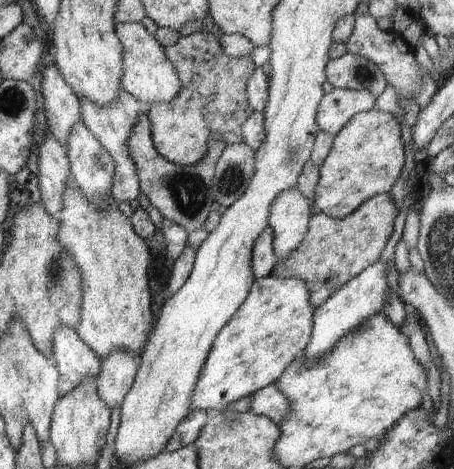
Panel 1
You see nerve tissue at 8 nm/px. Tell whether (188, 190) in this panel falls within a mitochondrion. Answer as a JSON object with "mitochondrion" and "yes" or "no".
{"mitochondrion":"yes"}

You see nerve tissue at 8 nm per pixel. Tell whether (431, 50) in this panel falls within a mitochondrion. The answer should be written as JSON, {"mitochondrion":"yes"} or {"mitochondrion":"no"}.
{"mitochondrion":"no"}

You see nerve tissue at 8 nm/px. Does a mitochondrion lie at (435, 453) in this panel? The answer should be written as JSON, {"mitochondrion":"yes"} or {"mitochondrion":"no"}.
{"mitochondrion":"no"}

